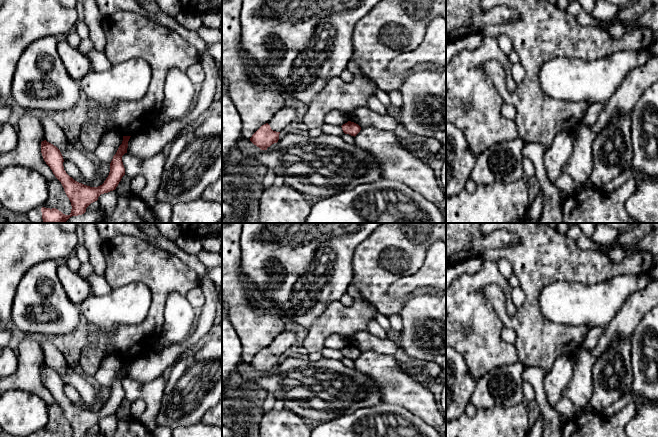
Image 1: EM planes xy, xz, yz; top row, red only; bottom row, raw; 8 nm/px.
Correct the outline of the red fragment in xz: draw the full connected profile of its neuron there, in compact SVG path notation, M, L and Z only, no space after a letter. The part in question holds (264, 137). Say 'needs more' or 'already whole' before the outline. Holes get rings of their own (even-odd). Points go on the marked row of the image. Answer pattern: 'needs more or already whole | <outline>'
already whole | M268 123L262 125L250 138L250 141L261 150L267 150L279 140L280 132L273 131Z

